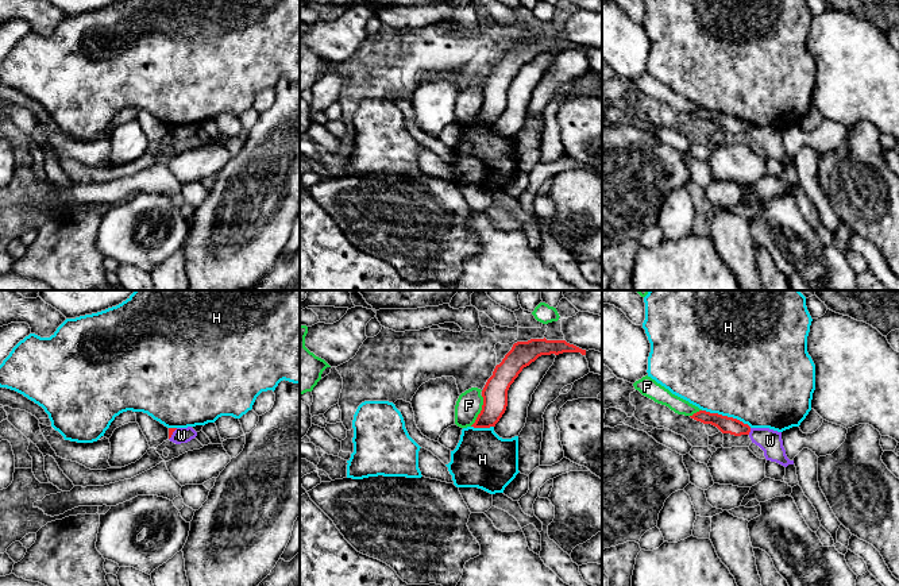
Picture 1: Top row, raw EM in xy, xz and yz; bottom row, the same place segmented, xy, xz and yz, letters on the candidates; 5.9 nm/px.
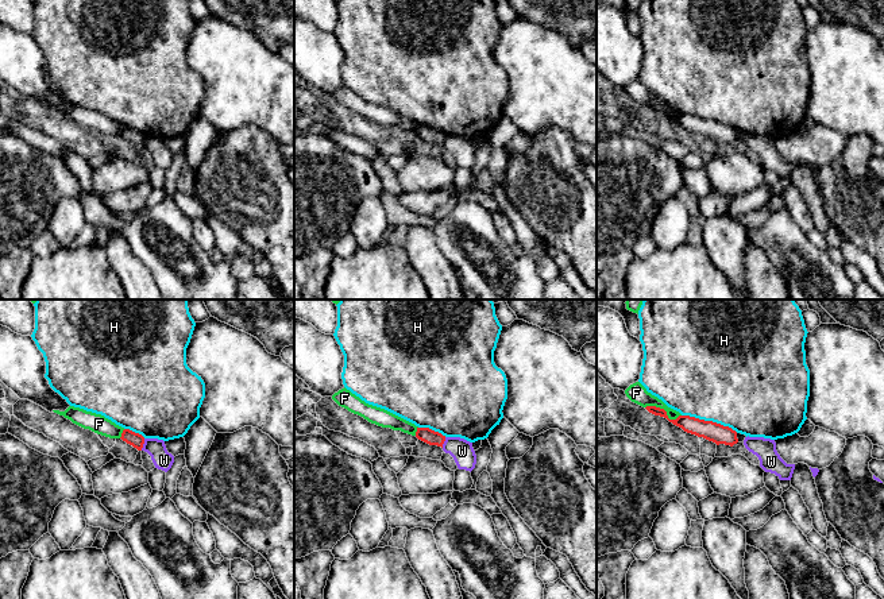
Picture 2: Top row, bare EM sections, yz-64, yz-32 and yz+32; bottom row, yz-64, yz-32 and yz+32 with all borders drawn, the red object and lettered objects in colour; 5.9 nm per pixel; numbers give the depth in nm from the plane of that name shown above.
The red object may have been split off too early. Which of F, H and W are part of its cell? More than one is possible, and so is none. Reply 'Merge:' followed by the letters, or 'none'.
Merge: none

